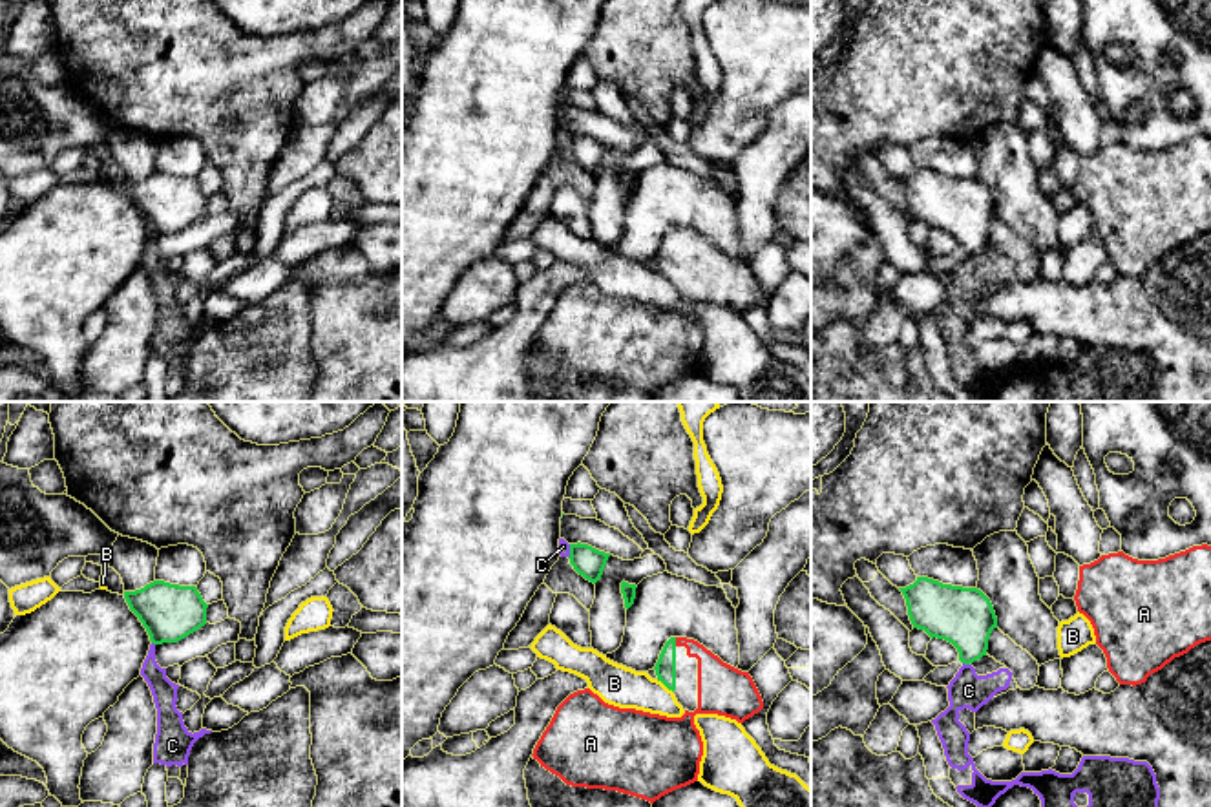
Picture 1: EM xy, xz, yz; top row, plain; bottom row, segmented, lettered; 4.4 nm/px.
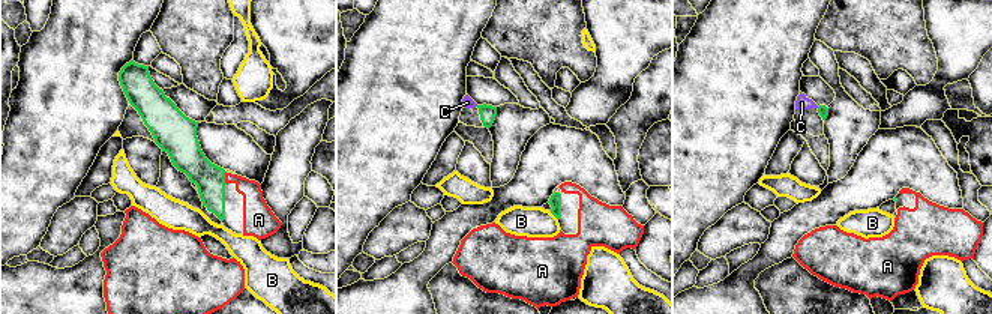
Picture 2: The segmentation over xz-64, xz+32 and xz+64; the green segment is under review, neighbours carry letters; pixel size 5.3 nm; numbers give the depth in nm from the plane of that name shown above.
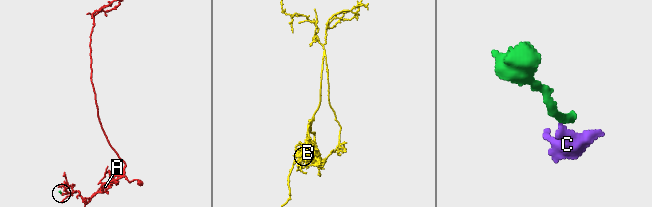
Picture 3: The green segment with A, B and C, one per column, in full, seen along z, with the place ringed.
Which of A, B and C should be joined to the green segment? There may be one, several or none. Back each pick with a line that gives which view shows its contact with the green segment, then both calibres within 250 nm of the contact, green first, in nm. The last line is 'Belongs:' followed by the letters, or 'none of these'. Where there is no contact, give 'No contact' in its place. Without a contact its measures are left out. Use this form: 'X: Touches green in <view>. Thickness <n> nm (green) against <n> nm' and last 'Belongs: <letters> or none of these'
A: Touches green in xz. Thickness 100 nm (green) against 170 nm
Belongs: A

